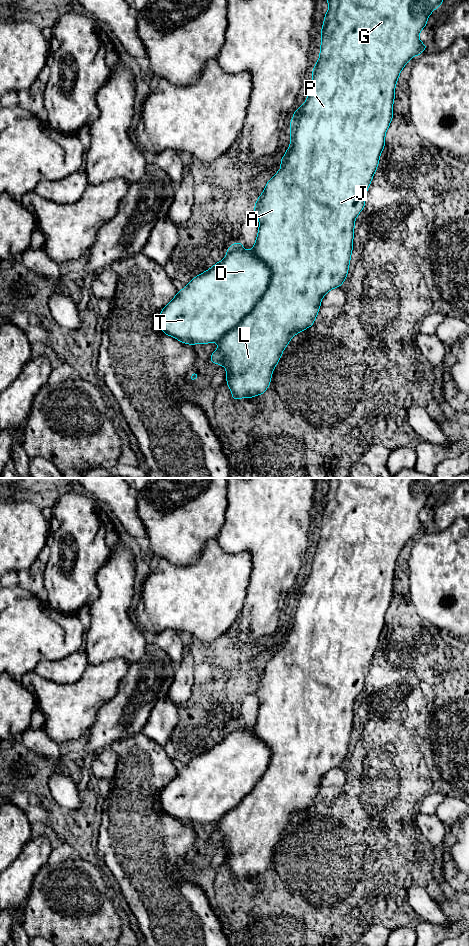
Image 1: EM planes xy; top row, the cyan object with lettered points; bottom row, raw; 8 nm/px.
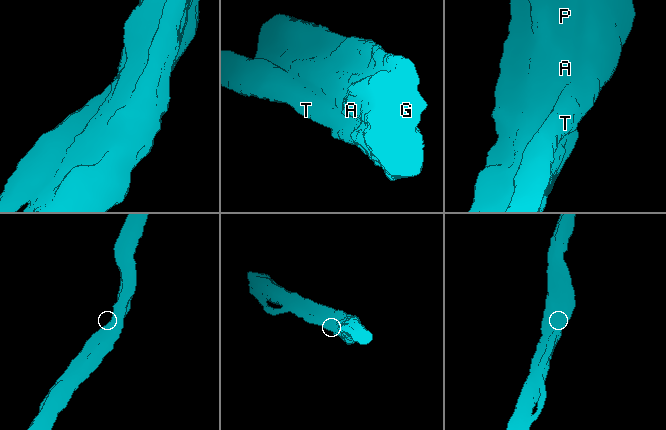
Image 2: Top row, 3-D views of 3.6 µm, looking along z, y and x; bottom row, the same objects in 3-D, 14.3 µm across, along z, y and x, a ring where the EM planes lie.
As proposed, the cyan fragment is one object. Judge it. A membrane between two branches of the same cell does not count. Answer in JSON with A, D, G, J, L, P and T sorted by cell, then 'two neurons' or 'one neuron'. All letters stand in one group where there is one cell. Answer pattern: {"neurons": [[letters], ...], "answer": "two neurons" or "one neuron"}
{"neurons": [["A", "D", "G", "J", "L", "P", "T"]], "answer": "one neuron"}

